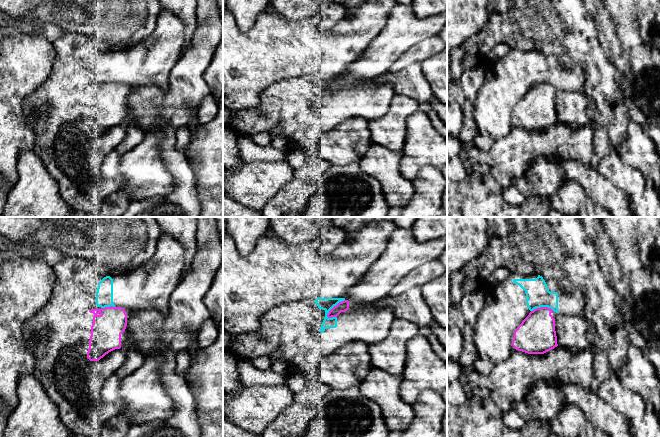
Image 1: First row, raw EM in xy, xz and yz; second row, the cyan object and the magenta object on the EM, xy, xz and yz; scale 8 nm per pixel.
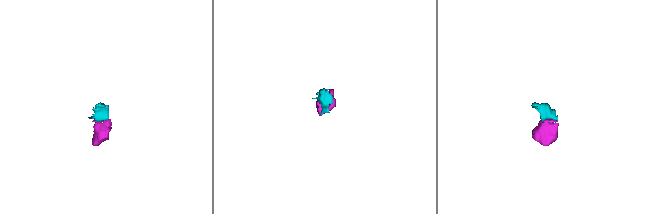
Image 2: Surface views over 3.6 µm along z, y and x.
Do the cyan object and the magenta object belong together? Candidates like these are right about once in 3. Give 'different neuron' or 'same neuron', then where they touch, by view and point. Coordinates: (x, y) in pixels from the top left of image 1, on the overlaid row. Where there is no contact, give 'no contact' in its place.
different neuron | xz (333, 306)

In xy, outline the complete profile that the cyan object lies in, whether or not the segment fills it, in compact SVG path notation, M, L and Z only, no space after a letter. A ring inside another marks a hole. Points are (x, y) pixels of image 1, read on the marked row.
M161 233L153 257L138 269L104 277L96 292L97 307L121 307L130 311L158 310L166 313L171 293L178 285L185 266L185 248L176 239Z

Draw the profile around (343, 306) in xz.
M396 227L384 253L373 263L364 278L349 290L345 300L329 311L327 317L337 317L355 306L377 303L389 296L391 289L407 274L426 262L438 259L446 248L447 236L419 243L412 229Z

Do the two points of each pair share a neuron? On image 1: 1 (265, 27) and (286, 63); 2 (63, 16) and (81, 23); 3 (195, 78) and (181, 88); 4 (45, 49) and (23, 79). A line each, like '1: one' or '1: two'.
1: one
2: one
3: one
4: one

